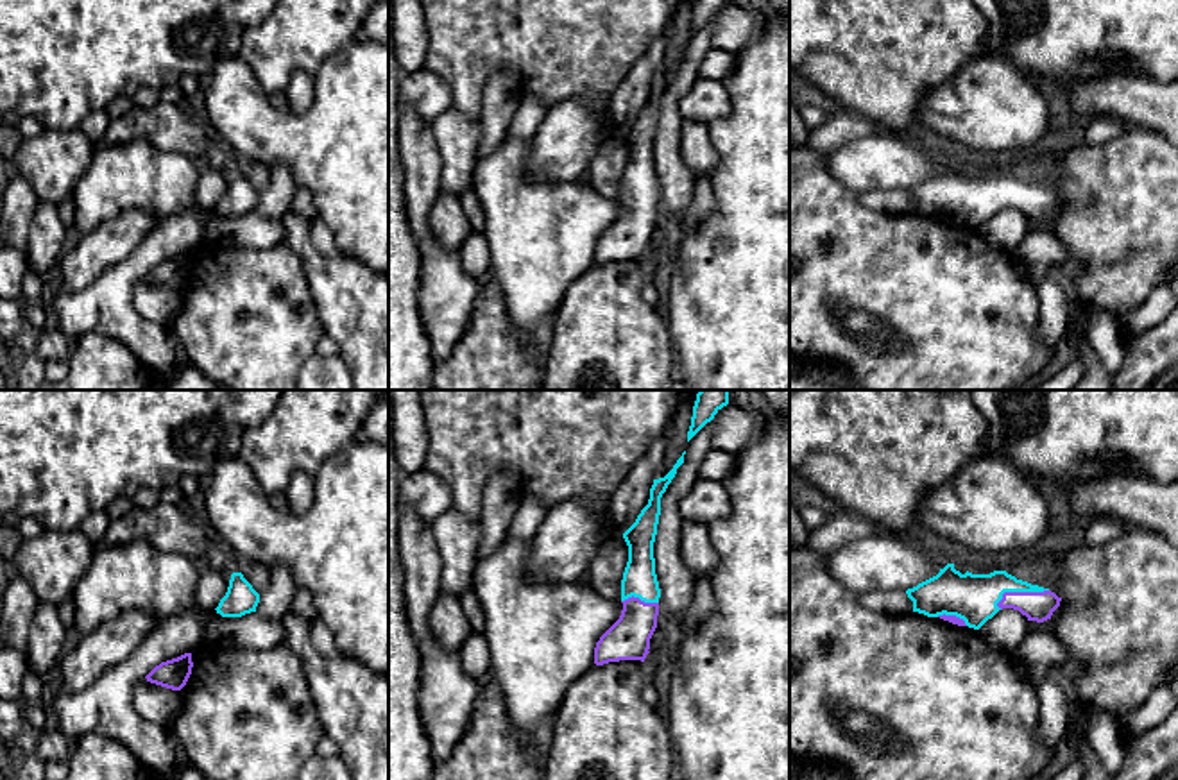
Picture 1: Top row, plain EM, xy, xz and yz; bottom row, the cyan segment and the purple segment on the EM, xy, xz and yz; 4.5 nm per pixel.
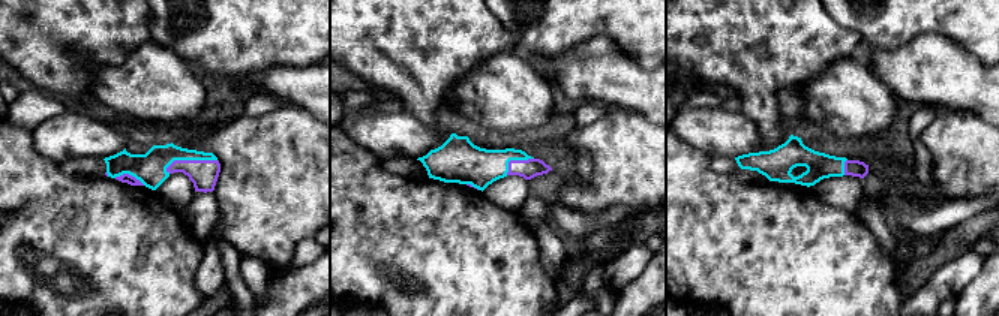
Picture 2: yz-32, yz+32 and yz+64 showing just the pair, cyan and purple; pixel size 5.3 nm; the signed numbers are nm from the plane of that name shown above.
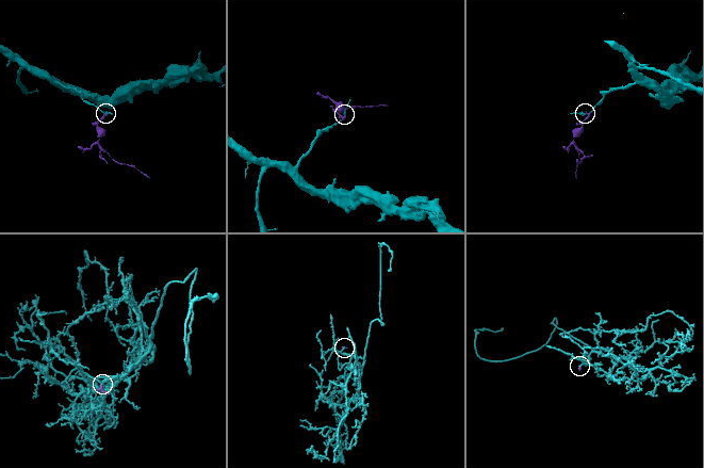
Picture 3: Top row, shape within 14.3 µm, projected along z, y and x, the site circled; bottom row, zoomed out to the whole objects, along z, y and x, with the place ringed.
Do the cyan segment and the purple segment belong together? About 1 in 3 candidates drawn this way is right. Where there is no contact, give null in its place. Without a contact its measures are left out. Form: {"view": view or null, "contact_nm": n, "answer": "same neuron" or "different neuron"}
{"view": "yz", "contact_nm": 260, "answer": "same neuron"}

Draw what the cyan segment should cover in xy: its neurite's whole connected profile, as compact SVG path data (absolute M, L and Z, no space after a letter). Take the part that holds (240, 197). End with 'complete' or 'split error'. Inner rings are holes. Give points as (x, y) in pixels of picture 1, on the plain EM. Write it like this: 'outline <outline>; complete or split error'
outline M233 172L226 195L215 208L222 216L242 216L245 213L256 211L260 202L260 193L243 177L242 172Z; complete

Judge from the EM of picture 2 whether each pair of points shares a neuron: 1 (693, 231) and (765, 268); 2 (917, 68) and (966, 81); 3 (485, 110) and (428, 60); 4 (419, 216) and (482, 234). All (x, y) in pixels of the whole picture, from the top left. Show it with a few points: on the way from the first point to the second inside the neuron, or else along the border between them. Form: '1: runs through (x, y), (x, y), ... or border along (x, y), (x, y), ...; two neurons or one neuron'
1: runs through (711, 238), (729, 243), (741, 253), (747, 253); one neuron
2: runs through (929, 71), (936, 71), (954, 80); one neuron
3: border along (482, 60), (444, 92); two neurons
4: runs through (434, 231), (467, 232); one neuron

